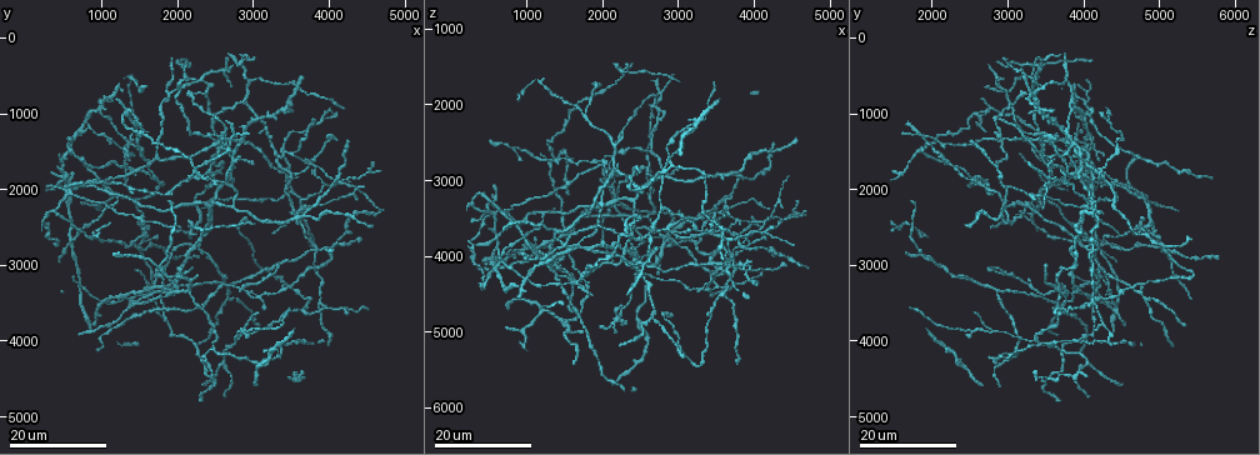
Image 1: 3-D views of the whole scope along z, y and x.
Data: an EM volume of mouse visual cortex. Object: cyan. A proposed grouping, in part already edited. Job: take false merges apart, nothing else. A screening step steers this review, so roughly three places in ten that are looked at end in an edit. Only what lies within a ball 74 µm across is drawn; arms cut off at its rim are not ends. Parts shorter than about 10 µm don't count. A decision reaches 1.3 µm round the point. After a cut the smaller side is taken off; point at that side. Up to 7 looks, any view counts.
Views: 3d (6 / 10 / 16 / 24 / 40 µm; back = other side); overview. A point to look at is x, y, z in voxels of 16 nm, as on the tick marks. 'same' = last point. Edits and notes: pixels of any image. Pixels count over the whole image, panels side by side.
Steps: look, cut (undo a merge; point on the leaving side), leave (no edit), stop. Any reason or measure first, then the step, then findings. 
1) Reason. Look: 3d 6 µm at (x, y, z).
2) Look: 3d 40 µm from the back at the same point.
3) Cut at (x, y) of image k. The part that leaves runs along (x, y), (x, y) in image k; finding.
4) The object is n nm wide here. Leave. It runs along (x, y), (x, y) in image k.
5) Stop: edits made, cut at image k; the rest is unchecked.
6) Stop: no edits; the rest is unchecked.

Three-way junction. Look: 3d 24 µm at (3550, 1550, 3400).

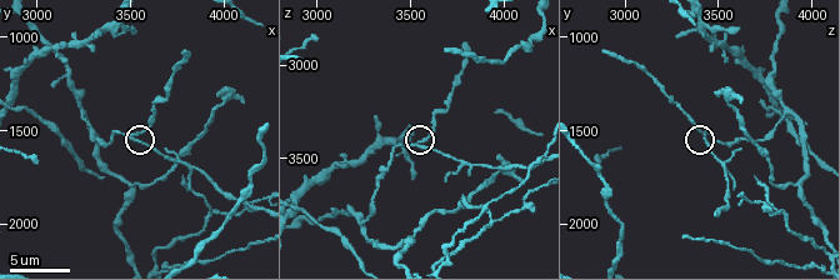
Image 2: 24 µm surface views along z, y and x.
Look: 3d 6 µm at (3520, 1540, 3420).

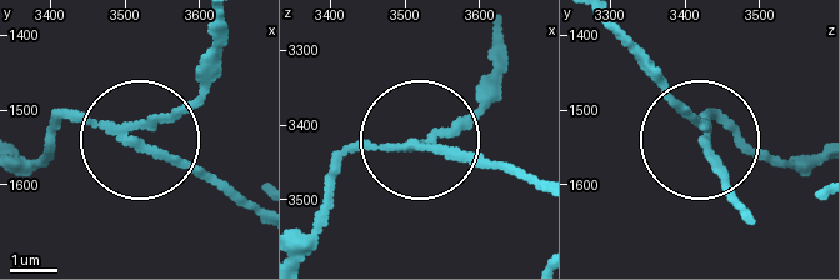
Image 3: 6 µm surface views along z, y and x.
Cut at (173, 158) of image 3. The part that leaves runs along (108, 130), (259, 206) in image 3; two cells meet here.

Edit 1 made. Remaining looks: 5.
Look: 3d 24 µm at (3500, 2000, 4450).

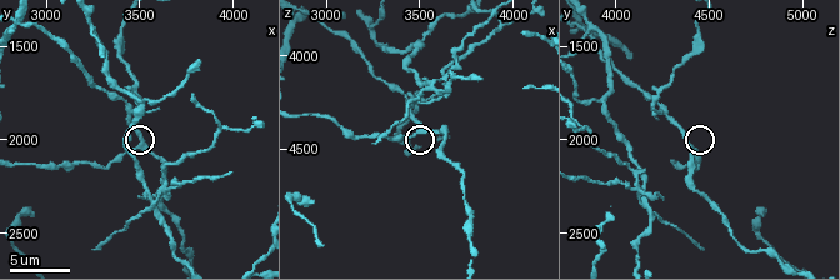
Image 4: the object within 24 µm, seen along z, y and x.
Look: 3d 10 µm at (3500, 2040, 4400).

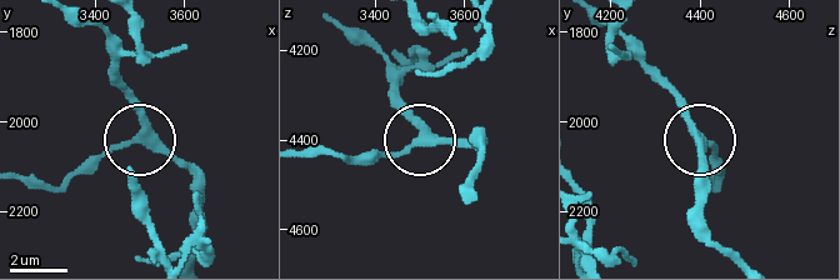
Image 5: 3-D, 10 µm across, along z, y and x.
Look: 3d 10 µm from the back at (3500, 2045, 4405).

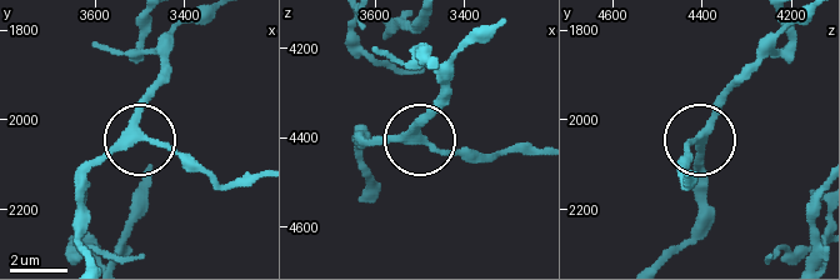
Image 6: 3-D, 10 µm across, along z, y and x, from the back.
3 arms meet here. Leave. It runs along (483, 30), (451, 59), (418, 131), (446, 153), (494, 153) in image 6; continuous, no second cell.

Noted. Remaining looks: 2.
Two arms in line, one across. Look: 3d 16 µm at (1400, 3550, 3650).

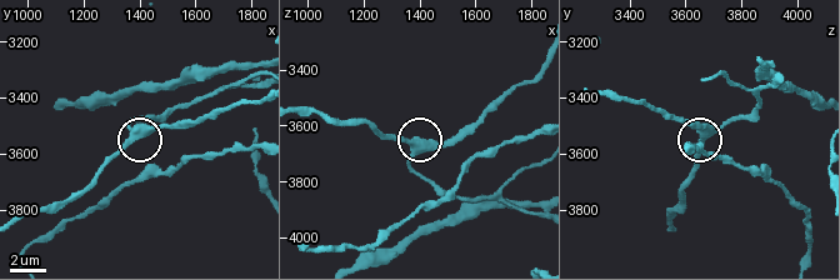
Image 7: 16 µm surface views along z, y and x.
Look: 3d 10 µm at (1390, 3530, 3650).

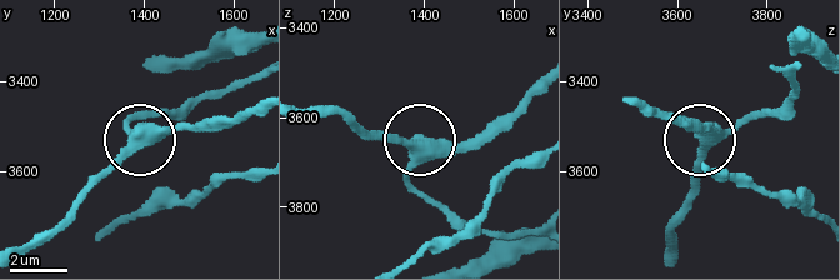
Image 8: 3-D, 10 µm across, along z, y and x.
3 arms meet here. Leave. It runs along (535, 233), (456, 220), (413, 183), (413, 140), (365, 140) in image 8; all the same cell.

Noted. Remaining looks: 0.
Stop: edits made, cut at image 3; the rest is unchecked.

